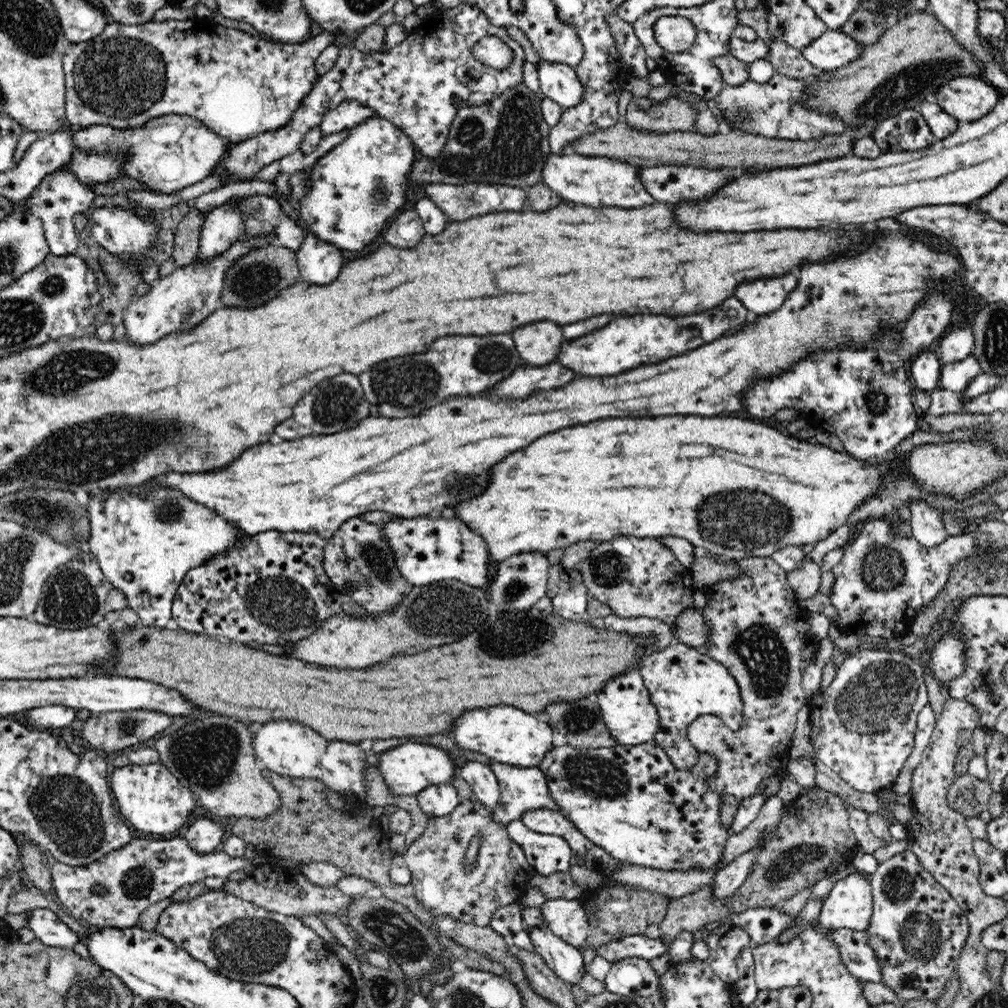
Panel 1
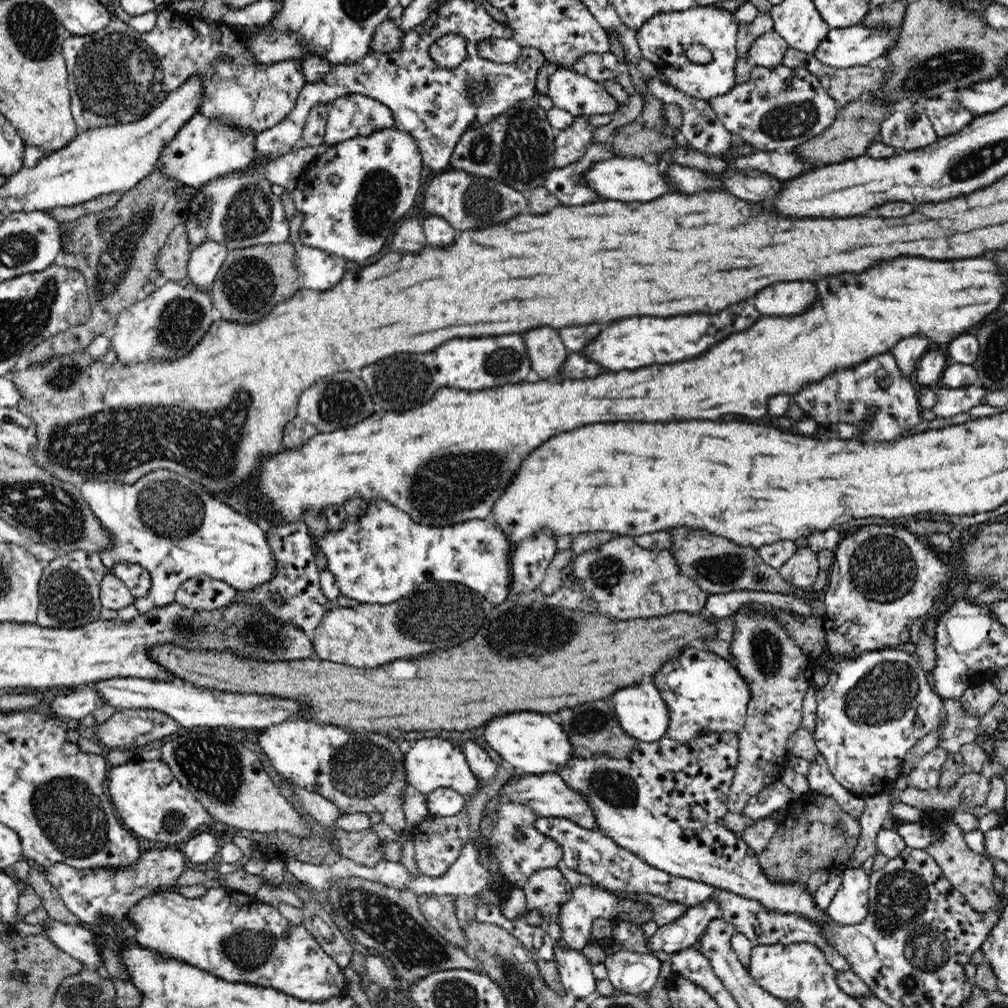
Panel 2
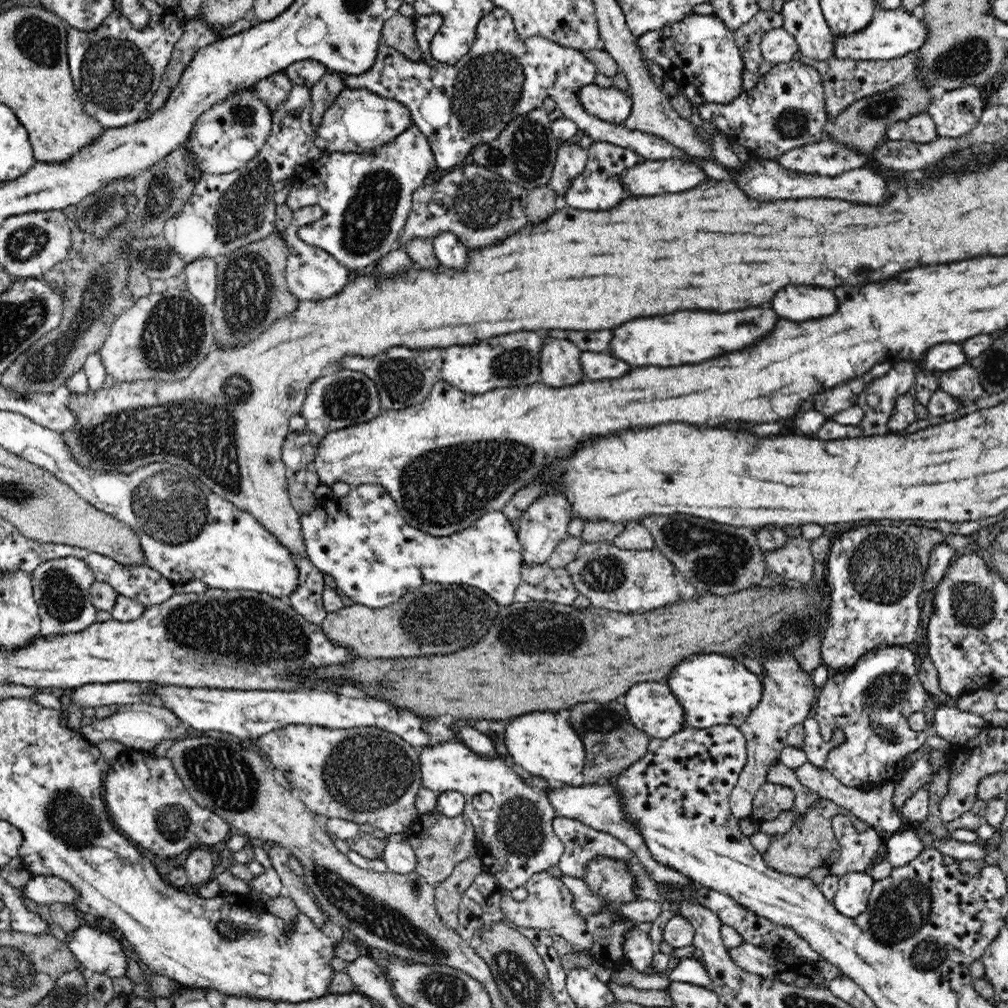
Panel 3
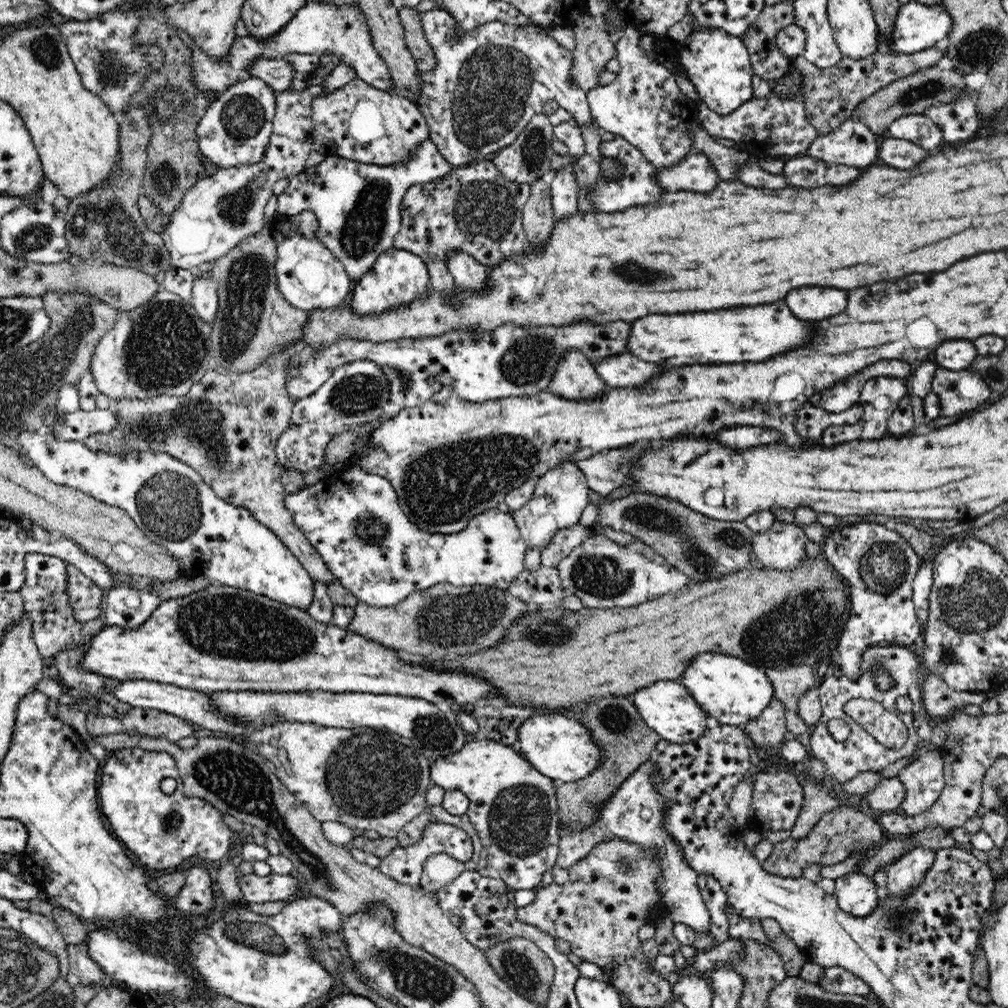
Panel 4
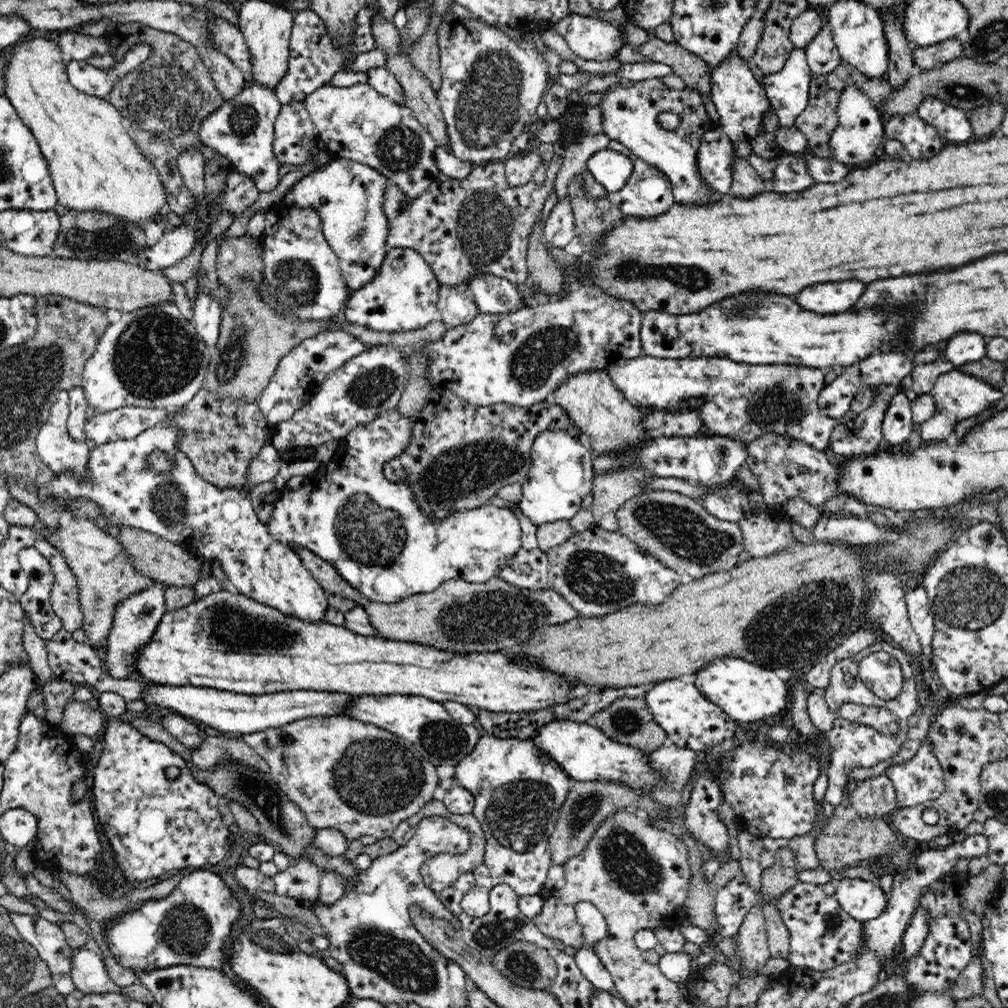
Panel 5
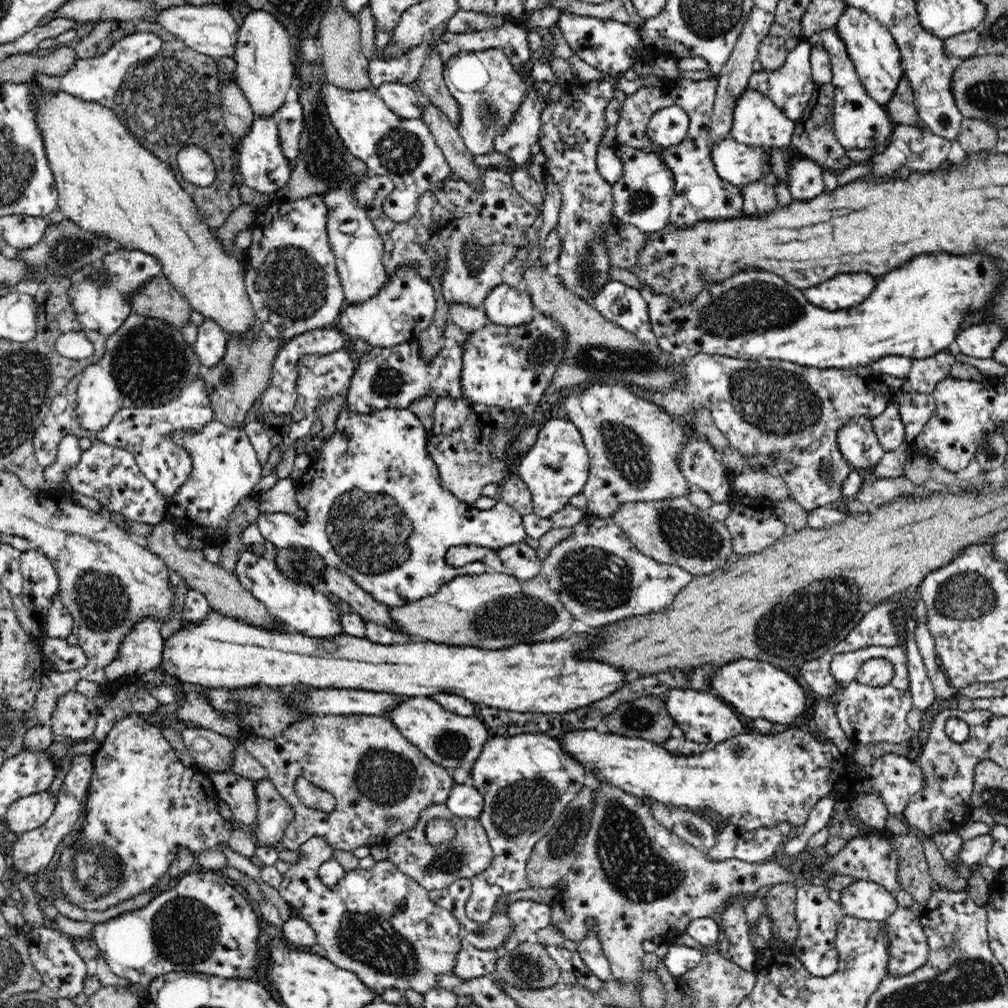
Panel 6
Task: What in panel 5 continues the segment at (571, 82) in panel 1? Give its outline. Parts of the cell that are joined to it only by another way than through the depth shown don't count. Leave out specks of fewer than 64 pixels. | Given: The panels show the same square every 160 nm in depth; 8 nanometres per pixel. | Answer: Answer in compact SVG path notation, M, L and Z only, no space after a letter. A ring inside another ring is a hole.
M661 78L635 82L634 86L610 88L599 103L602 109L603 132L610 140L621 142L636 157L660 170L668 178L674 194L674 202L690 205L703 205L722 197L712 191L700 178L697 154L704 133L716 130L716 124L709 118L706 106L698 91L689 87L684 90L668 88ZM670 111L680 117L678 129L662 129L658 116Z

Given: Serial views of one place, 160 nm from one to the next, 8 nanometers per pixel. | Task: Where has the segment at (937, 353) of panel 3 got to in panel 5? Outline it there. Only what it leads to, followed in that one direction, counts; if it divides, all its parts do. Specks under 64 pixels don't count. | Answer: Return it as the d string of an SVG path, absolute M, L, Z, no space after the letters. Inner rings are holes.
M956 334L947 340L942 357L948 359L958 369L987 356L987 337L981 334Z

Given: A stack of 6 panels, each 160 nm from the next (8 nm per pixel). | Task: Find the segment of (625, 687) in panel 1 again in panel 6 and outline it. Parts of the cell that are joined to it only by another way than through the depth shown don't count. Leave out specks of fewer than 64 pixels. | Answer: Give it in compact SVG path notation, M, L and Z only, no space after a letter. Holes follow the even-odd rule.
M674 687L663 696L668 714L683 730L683 735L692 742L702 742L711 747L740 734L742 730L742 722L738 719L738 713L725 701L708 691Z

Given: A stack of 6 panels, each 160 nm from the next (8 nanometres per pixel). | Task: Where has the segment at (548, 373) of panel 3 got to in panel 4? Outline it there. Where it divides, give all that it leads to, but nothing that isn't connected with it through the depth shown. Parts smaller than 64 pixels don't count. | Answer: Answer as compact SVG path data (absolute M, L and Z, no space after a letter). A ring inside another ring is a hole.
M570 349L561 356L547 388L560 397L574 401L599 397L606 389L608 387L590 359L578 349Z

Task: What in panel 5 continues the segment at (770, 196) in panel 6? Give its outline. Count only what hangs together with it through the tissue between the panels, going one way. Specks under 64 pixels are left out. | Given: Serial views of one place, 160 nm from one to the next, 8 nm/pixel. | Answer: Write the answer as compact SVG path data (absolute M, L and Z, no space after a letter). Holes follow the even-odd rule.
M737 155L733 160L733 179L729 194L738 198L752 198L754 194L762 194L768 190L763 178L756 169L743 157Z

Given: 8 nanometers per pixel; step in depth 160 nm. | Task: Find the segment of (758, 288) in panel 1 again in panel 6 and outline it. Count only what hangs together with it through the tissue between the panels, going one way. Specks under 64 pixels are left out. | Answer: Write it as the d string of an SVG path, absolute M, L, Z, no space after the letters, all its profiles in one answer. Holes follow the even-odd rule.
M838 274L823 282L804 289L806 300L824 310L846 310L864 302L875 289L870 274Z

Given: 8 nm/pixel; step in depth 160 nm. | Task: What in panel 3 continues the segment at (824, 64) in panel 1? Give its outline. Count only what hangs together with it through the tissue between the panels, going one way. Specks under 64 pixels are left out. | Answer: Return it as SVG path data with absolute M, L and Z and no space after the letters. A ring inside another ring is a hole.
M902 7L894 10L877 9L868 26L846 37L835 37L836 59L850 60L893 60L914 53L925 45L928 29L922 19L914 17Z

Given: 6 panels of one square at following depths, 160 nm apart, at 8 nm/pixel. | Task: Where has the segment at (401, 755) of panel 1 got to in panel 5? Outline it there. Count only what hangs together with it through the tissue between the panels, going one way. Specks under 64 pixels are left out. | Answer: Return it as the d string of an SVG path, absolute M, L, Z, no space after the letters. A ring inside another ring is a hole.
M482 735L473 751L455 764L455 784L472 793L476 806L472 812L485 834L486 848L482 864L474 869L475 885L461 900L461 907L472 917L483 917L490 908L489 892L493 886L507 884L520 896L538 895L547 879L552 865L548 838L554 832L560 810L564 805L573 780L562 767L539 751L532 740L518 738L490 738Z

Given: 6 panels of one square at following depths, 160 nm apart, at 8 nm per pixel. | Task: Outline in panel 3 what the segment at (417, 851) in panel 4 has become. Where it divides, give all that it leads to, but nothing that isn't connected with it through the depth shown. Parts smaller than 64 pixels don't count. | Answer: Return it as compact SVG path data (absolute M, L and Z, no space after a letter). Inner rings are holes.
M405 833L390 835L386 839L386 846L381 858L388 870L398 874L415 871L417 865L415 850L406 841Z

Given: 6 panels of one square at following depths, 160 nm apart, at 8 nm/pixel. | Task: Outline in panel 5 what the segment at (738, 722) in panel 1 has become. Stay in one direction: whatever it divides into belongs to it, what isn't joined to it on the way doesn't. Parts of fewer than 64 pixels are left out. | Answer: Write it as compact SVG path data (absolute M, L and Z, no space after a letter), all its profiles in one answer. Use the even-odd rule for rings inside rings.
M716 658L702 670L696 672L695 685L710 701L719 706L736 722L752 722L762 720L764 716L772 716L784 710L789 701L789 687L770 671L746 662L742 658Z

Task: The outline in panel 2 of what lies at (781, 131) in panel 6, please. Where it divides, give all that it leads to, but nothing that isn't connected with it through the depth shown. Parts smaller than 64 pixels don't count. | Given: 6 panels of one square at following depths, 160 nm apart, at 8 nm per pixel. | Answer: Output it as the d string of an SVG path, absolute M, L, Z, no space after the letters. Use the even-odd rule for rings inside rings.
M711 4L704 8L655 14L637 30L636 41L643 52L643 58L652 62L656 70L666 76L670 85L690 97L708 101L728 94L737 86L735 70L738 62L738 25L733 12ZM696 43L712 52L714 58L709 64L694 64L687 58L686 51Z

